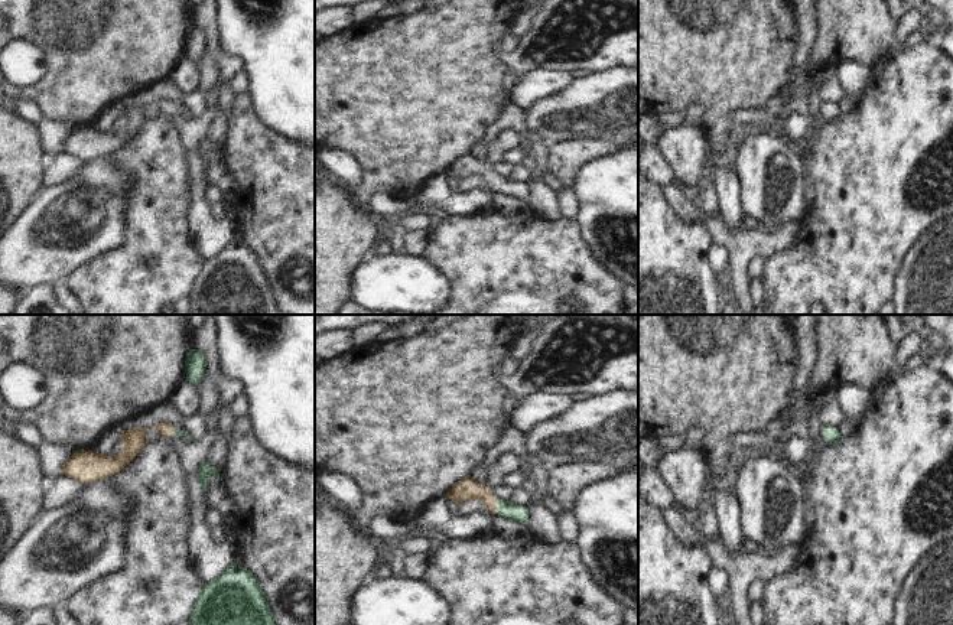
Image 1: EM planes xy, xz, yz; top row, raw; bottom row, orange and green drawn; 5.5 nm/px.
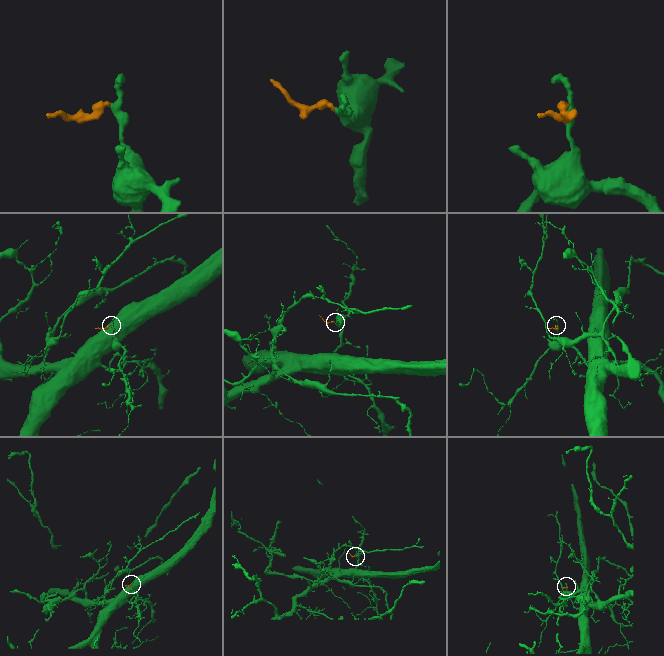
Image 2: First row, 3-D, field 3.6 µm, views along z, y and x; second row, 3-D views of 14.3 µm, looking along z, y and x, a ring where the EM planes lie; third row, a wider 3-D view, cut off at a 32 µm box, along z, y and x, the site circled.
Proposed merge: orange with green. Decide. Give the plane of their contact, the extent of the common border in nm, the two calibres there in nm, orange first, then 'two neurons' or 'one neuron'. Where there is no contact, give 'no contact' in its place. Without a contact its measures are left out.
meets orange in xz; contact 80 nm long; 130 nm thick on the orange side, 100 nm on the other; one neuron

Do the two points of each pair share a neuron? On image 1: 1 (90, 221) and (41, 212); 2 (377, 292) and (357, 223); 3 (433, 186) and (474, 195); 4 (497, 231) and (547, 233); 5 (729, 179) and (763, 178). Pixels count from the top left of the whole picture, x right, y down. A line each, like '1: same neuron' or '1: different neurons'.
1: same neuron
2: different neurons
3: same neuron
4: same neuron
5: different neurons

